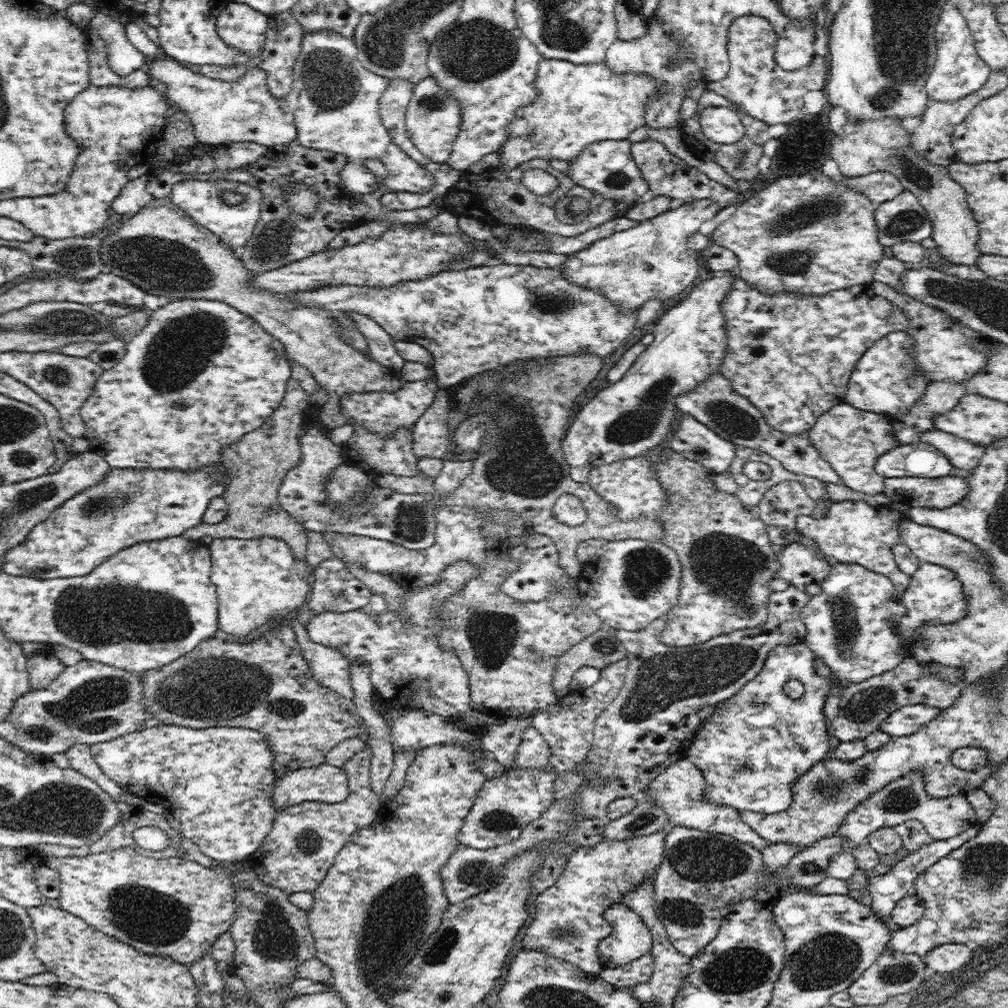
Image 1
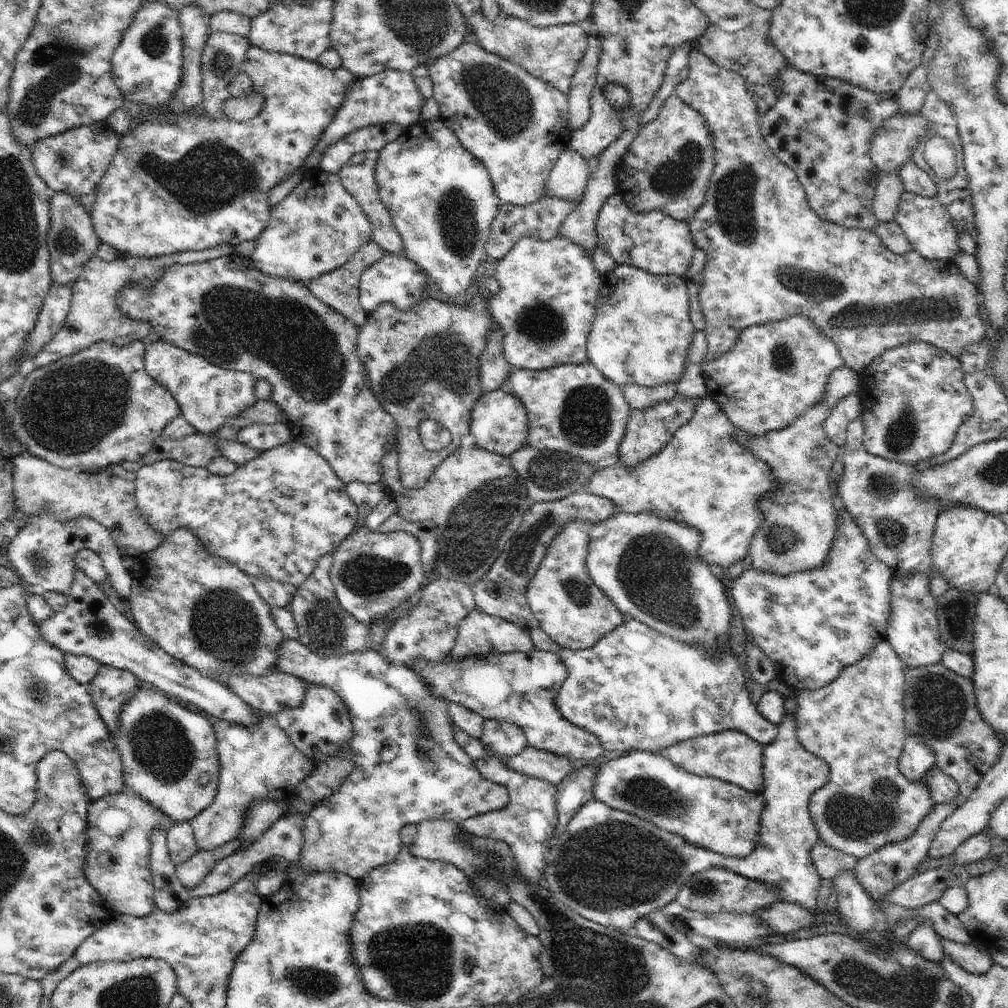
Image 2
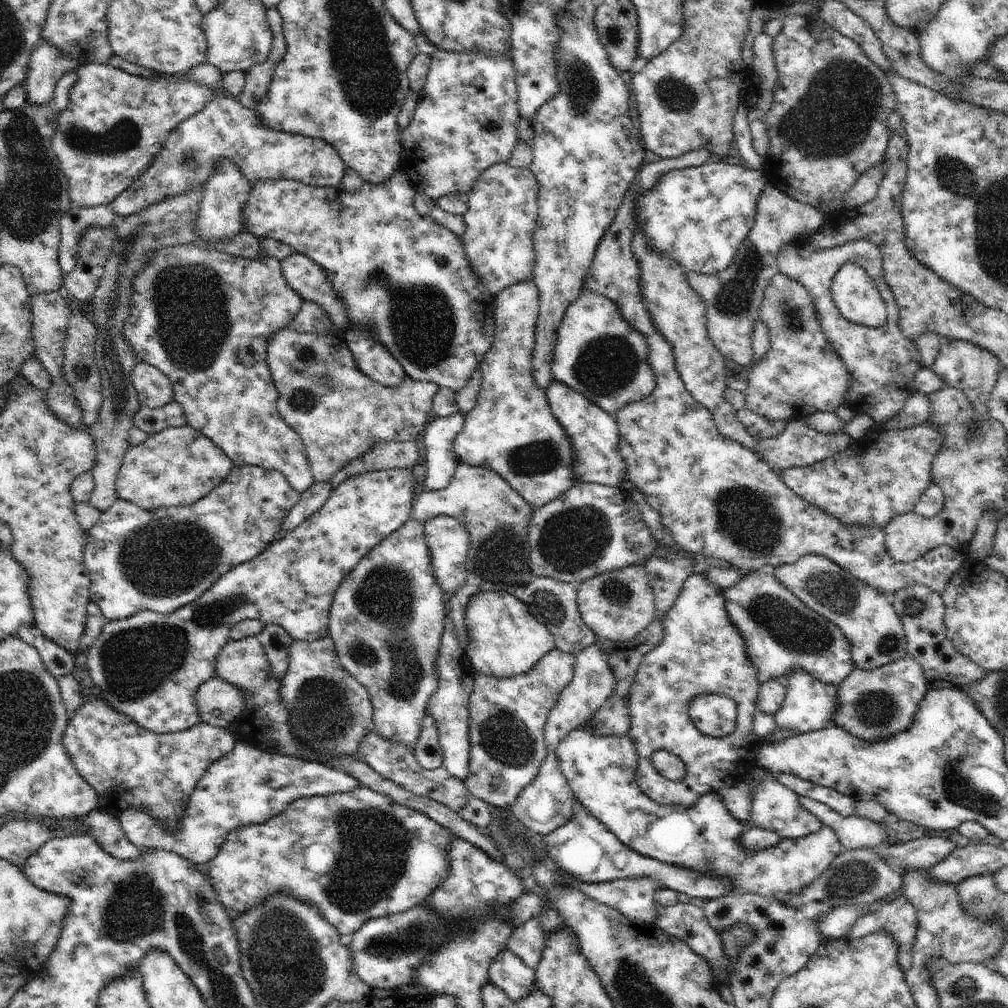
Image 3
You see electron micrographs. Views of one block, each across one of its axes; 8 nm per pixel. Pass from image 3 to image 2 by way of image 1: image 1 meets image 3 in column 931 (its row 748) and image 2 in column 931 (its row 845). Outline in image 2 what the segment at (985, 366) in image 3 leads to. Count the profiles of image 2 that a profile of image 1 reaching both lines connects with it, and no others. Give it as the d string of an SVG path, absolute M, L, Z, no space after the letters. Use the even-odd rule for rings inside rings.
M694 46L689 51L688 66L688 78L678 84L673 93L682 102L692 106L706 120L706 124L708 124L708 128L712 130L712 136L714 136L714 144L712 146L714 146L714 162L716 162L714 174L710 177L704 204L700 206L700 210L696 210L694 218L688 220L694 246L702 249L704 254L706 254L706 264L704 264L703 278L702 282L700 282L698 294L700 295L700 306L702 306L702 312L704 312L704 322L706 322L703 331L706 335L708 346L705 357L708 360L716 360L722 354L726 354L728 350L732 350L732 347L736 346L736 342L740 338L740 332L746 330L749 326L778 322L779 320L790 318L790 316L810 318L822 330L822 334L826 334L828 338L832 339L832 342L836 343L845 365L858 374L863 374L866 366L877 356L880 356L884 350L902 346L906 342L926 342L936 346L936 348L940 348L940 350L946 350L954 358L959 358L968 344L978 344L978 342L983 340L986 335L986 322L980 318L978 299L980 297L977 294L977 287L966 280L966 276L960 272L954 262L950 260L948 262L944 260L928 260L920 252L916 252L913 249L906 252L906 254L894 254L894 252L888 250L888 246L884 246L884 242L880 240L876 230L870 232L870 230L862 230L862 228L849 229L824 220L809 205L804 186L802 186L795 170L785 162L782 162L764 140L764 136L761 134L761 124L758 123L758 107L754 98L752 98L751 92L746 88L748 83L746 78L742 78L737 72L722 68L714 60L710 60L706 54L702 54L697 49L697 46Z

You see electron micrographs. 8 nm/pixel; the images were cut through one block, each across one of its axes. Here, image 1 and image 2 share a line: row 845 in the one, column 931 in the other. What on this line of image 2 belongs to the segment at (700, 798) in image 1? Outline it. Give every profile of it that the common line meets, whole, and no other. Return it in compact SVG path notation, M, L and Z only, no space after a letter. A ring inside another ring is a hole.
M914 734L907 735L906 744L899 758L899 769L906 780L922 780L926 770L934 765L934 760L936 756L932 754L932 750L928 750L928 746L918 742Z

